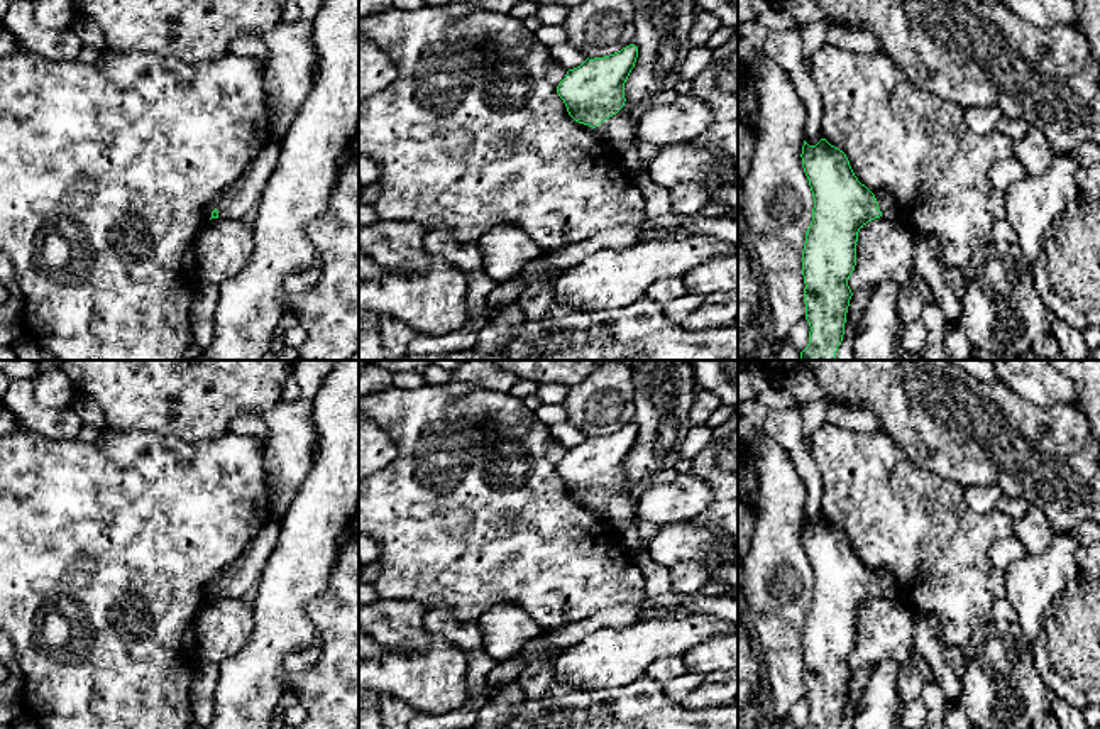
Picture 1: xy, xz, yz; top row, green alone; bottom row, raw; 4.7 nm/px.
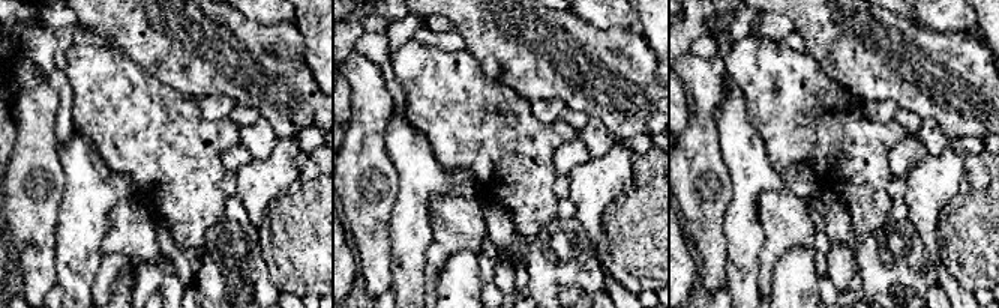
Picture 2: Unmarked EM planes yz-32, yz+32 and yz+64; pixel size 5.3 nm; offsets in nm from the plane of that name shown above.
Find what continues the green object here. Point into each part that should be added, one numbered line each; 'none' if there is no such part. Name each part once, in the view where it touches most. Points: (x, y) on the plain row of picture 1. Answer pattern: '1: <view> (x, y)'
1: yz (887, 584)

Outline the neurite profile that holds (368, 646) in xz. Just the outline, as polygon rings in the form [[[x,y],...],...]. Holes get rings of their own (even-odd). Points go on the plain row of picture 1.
[[[359,628],[359,658],[374,658],[381,655],[381,644],[369,636],[362,628]]]

